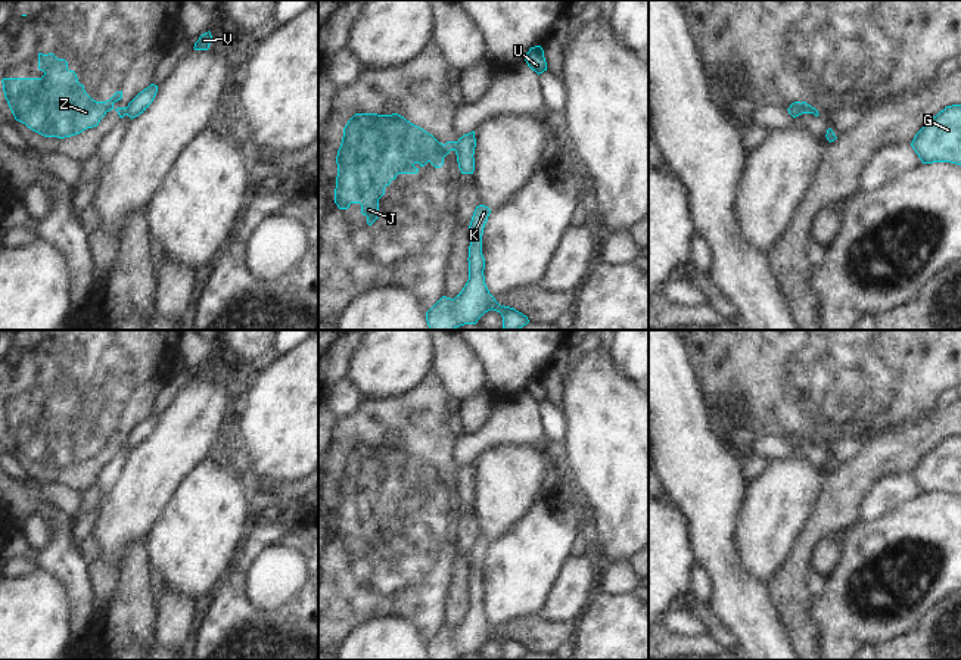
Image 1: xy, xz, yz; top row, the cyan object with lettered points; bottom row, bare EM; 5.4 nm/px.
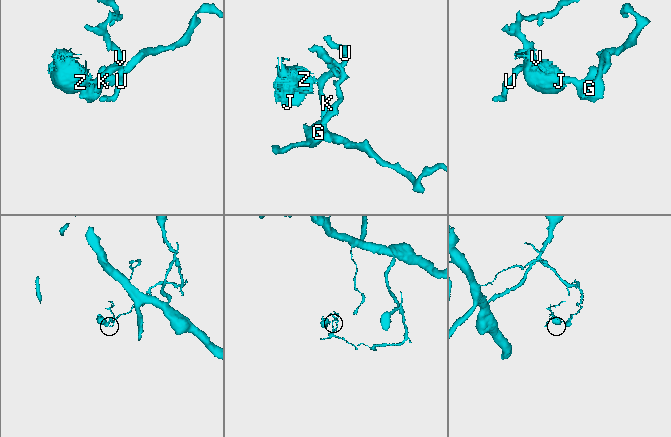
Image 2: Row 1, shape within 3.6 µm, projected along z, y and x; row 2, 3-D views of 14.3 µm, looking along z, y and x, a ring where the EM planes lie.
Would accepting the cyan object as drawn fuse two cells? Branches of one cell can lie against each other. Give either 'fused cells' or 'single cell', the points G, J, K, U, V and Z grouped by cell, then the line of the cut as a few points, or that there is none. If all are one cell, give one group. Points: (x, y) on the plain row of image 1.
fused cells; G K U V / J Z; cut in xz along (457, 472), (454, 479)

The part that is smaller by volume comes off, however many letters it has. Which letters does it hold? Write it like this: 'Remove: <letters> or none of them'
Remove: J, Z

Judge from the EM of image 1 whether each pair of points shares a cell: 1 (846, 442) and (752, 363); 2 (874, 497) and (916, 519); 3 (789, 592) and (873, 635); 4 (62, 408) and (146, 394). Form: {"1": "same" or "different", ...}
{"1": "different", "2": "different", "3": "different", "4": "same"}

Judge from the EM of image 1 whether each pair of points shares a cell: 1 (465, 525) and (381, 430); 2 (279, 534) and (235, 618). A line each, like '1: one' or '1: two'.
1: two
2: one

